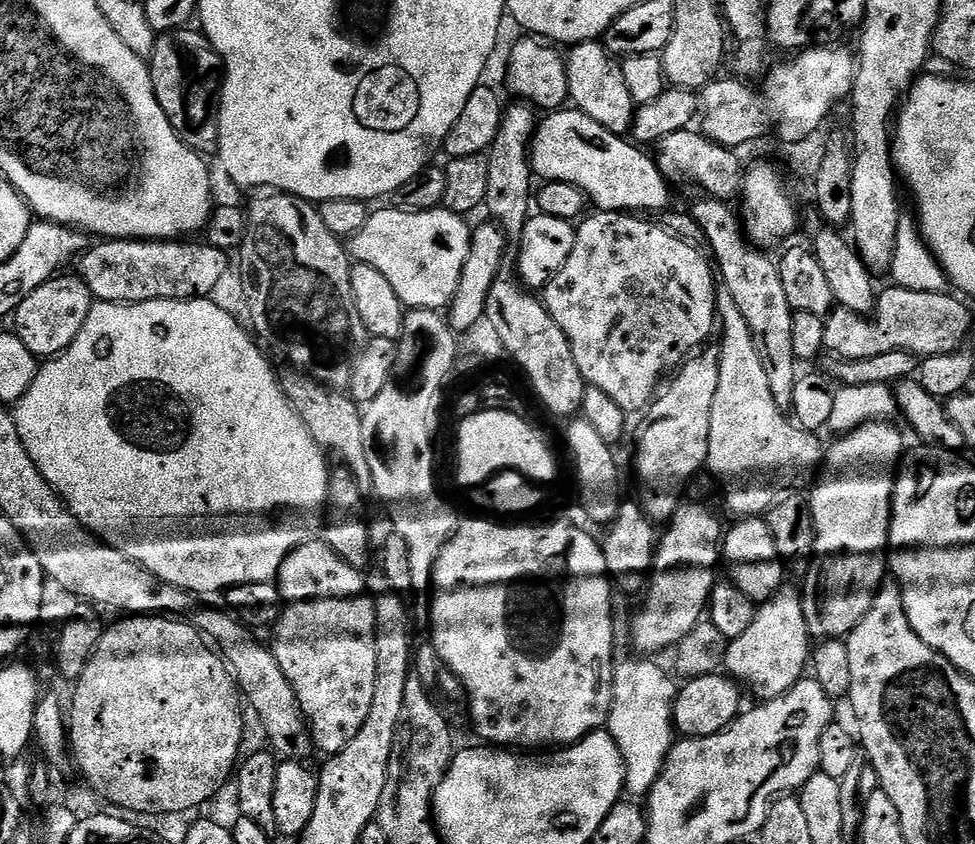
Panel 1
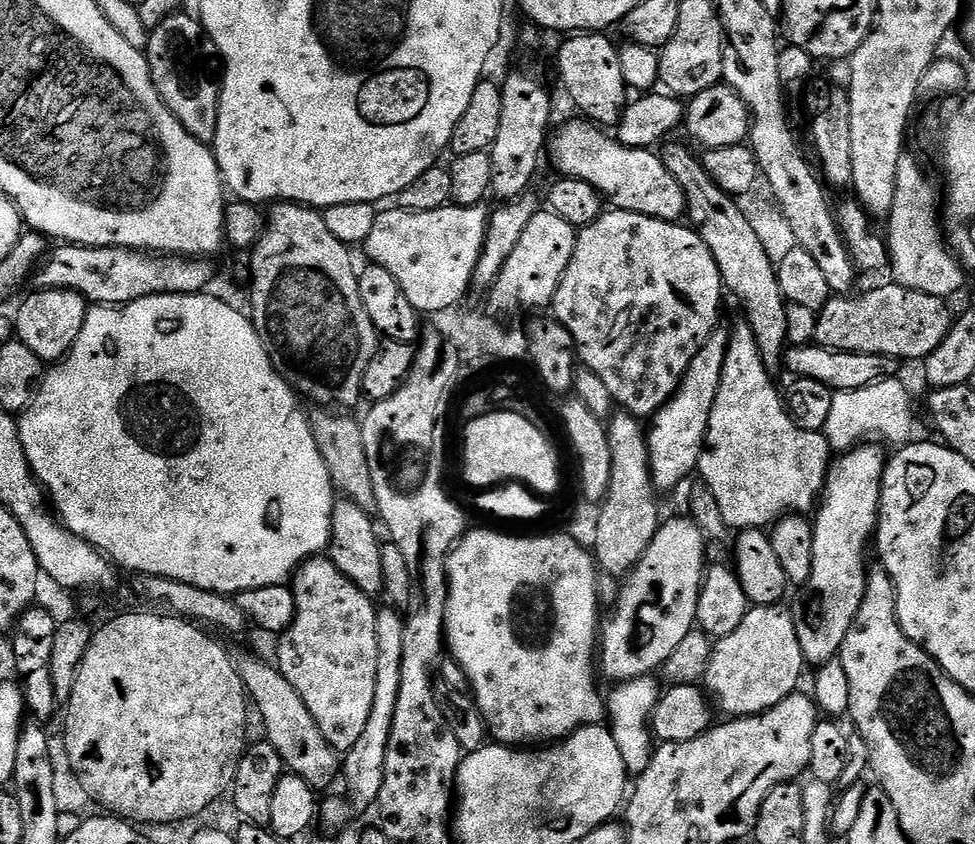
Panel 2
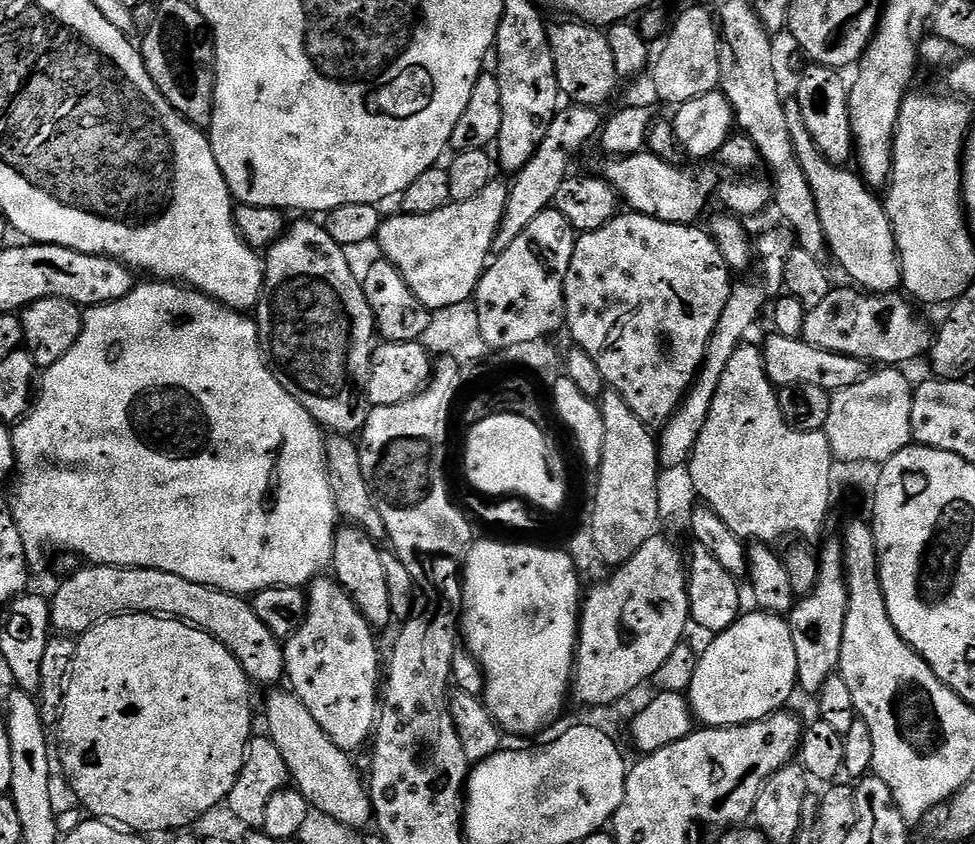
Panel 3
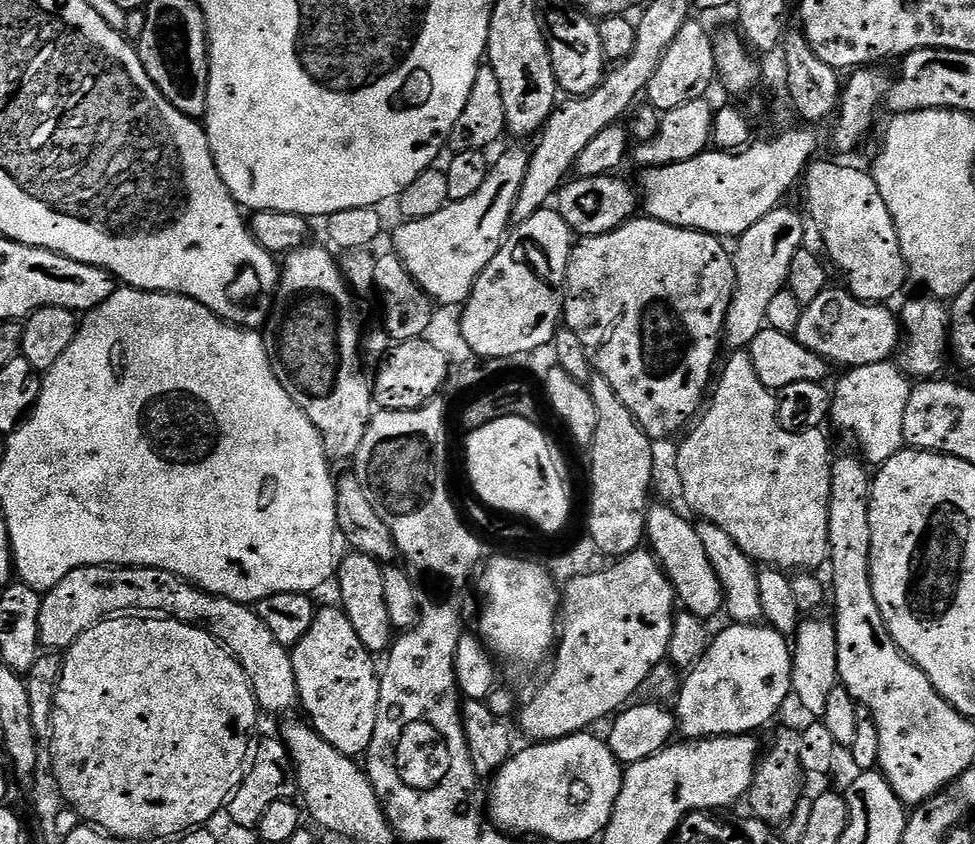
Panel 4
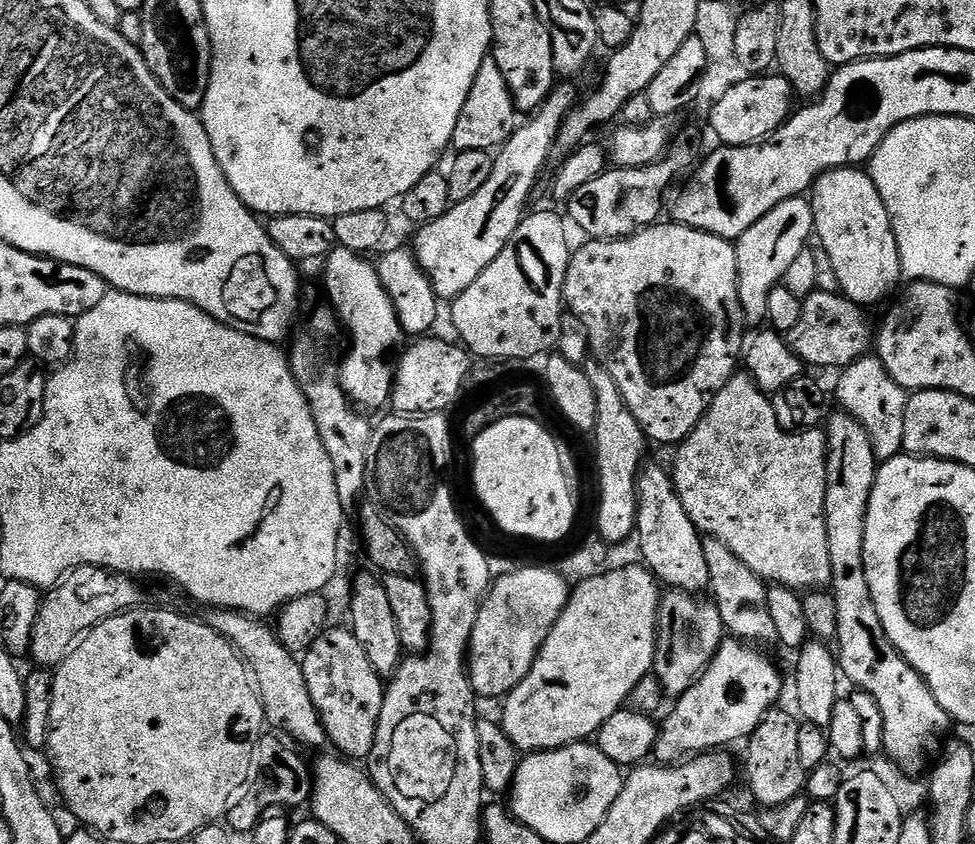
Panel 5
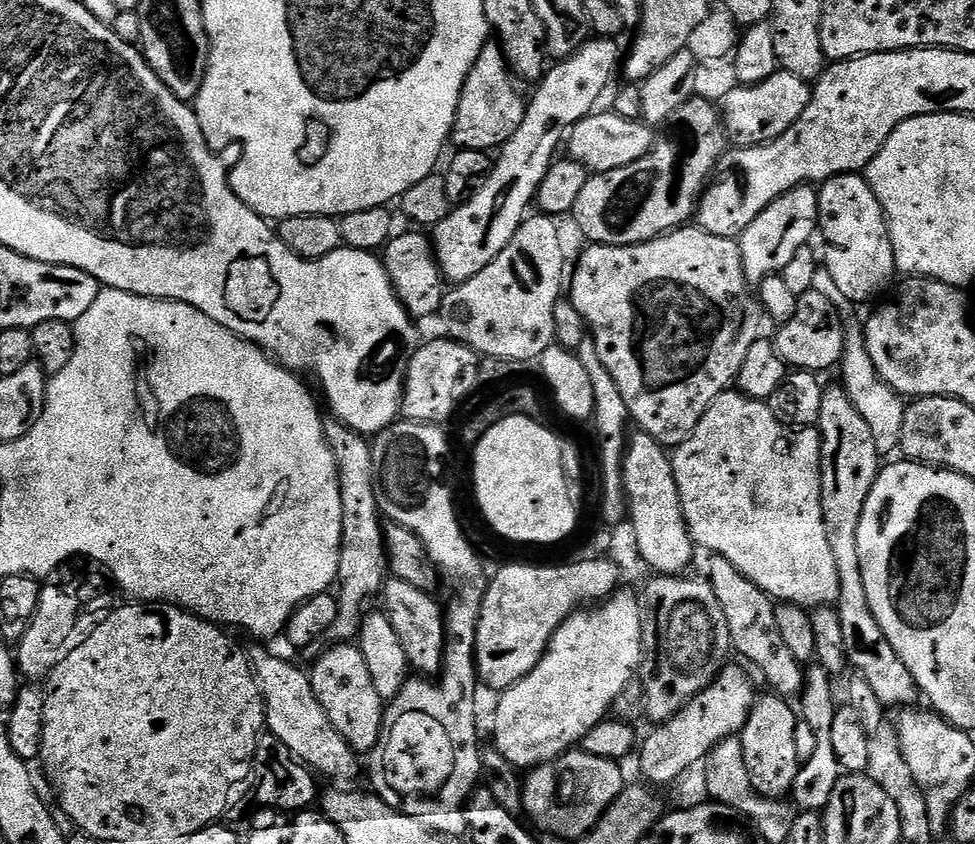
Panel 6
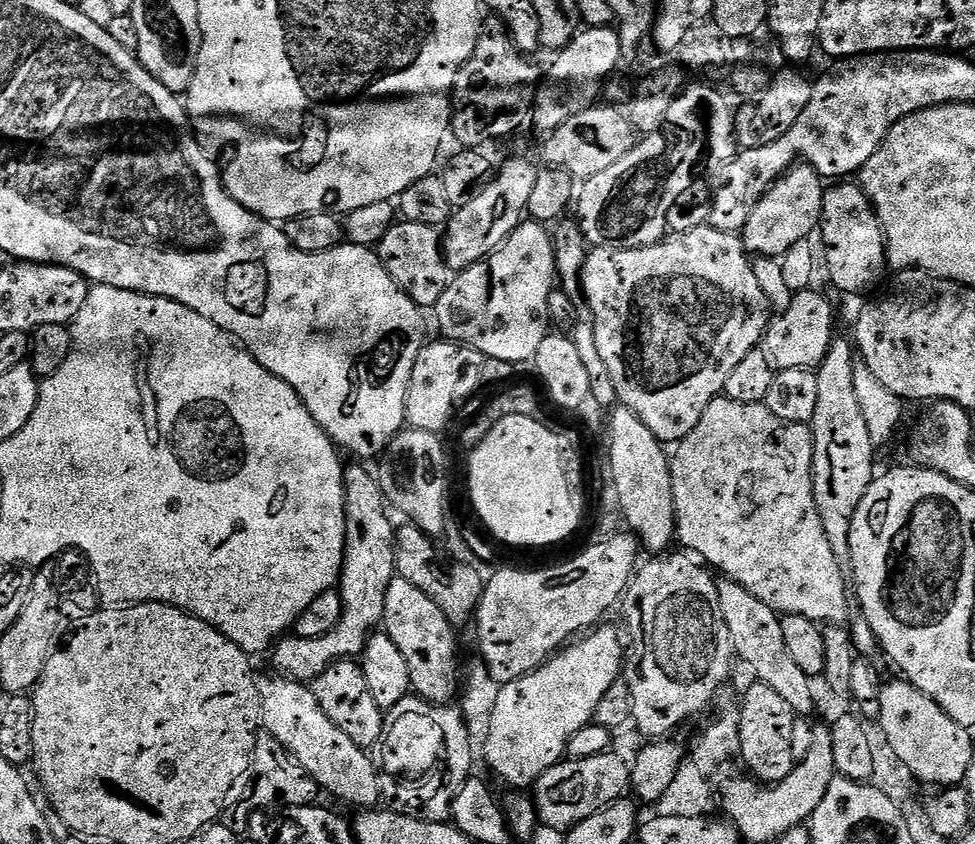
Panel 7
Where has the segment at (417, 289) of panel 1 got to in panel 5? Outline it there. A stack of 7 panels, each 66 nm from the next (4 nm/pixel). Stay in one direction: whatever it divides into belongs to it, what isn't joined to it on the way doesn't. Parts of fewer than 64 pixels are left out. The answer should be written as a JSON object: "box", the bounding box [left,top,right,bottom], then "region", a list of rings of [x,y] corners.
{"box":[414,83,578,302],"region":[[[557,83],[547,102],[531,113],[529,120],[532,121],[517,127],[514,135],[499,149],[490,179],[474,198],[453,204],[442,218],[434,218],[434,222],[419,225],[414,251],[441,301],[451,302],[460,296],[462,290],[474,283],[474,278],[502,254],[514,230],[518,230],[526,215],[524,207],[536,188],[536,179],[543,174],[548,155],[554,152],[556,135],[578,103],[578,95],[568,84],[571,83]]]}

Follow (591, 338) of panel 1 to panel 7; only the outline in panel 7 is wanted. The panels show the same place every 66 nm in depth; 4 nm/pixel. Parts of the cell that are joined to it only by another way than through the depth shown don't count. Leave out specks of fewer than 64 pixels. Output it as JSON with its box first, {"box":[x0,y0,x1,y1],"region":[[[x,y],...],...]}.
{"box":[580,226,770,446],"region":[[[711,226],[689,228],[645,248],[593,247],[584,259],[580,286],[594,322],[602,362],[614,378],[617,401],[634,410],[650,434],[668,446],[698,426],[706,406],[723,393],[734,366],[746,354],[757,351],[770,323],[768,299],[743,239]]]}

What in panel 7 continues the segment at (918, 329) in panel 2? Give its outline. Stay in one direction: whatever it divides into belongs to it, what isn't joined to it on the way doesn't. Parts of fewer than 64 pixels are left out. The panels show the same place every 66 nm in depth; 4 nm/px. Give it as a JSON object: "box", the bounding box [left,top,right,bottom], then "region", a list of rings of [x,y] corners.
{"box":[762,291,838,372],"region":[[[816,291],[795,293],[790,306],[769,323],[762,341],[762,350],[766,354],[768,367],[776,372],[799,368],[815,370],[820,367],[830,350],[832,341],[837,335],[838,312],[823,291]]]}

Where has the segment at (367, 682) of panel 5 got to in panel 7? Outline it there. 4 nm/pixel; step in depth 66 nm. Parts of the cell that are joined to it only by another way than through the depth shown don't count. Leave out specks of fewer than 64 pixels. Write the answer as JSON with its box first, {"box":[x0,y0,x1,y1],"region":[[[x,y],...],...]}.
{"box":[310,659,386,750],"region":[[[355,659],[339,660],[332,664],[319,678],[311,681],[310,687],[314,698],[318,698],[318,706],[322,706],[322,714],[326,714],[326,718],[330,718],[330,722],[334,722],[334,726],[338,726],[338,730],[348,735],[359,748],[372,750],[383,741],[386,714],[374,702],[366,686],[366,678]]]}

